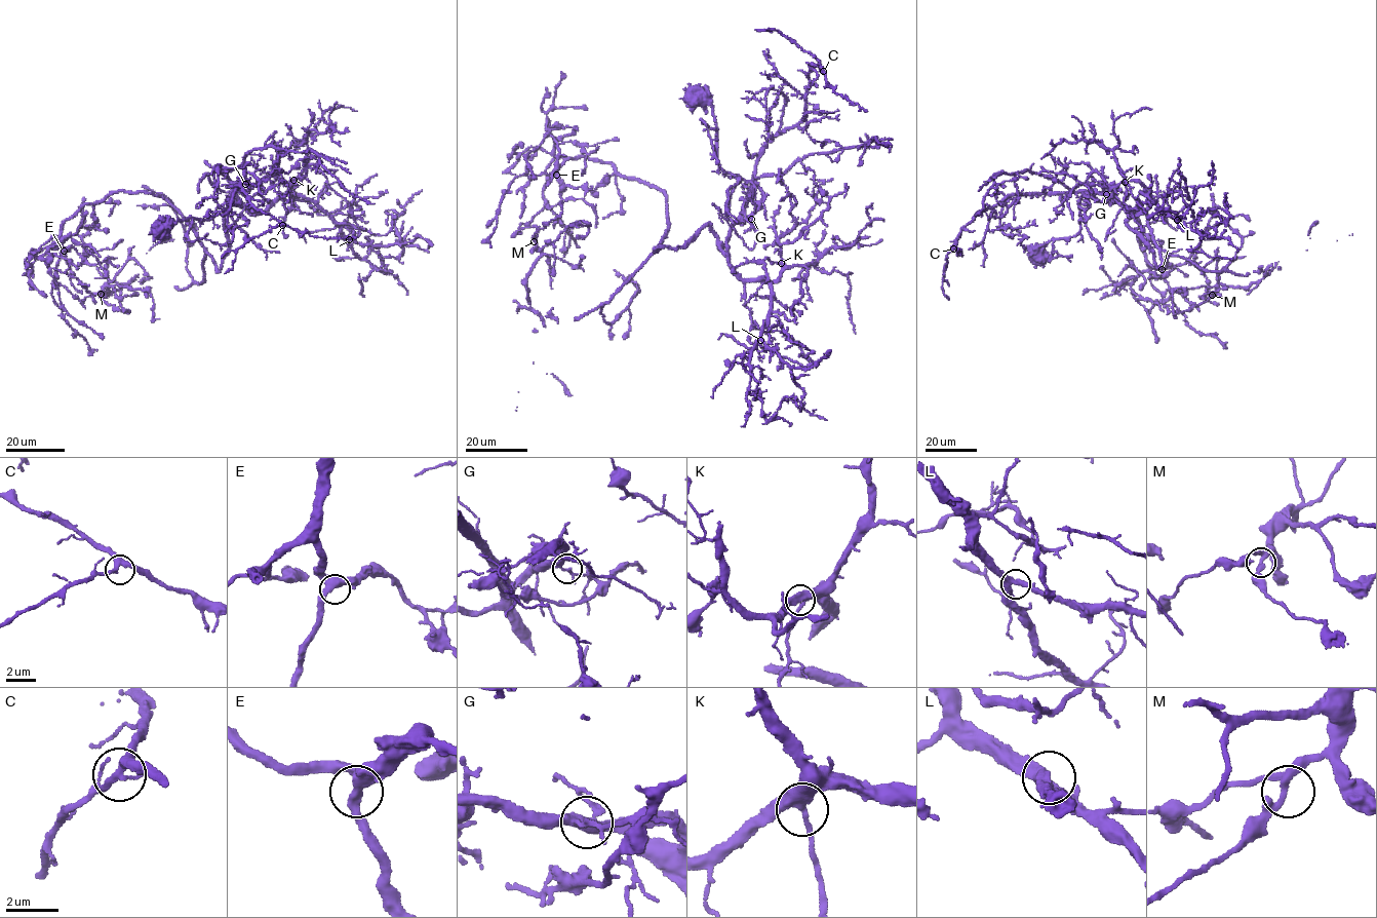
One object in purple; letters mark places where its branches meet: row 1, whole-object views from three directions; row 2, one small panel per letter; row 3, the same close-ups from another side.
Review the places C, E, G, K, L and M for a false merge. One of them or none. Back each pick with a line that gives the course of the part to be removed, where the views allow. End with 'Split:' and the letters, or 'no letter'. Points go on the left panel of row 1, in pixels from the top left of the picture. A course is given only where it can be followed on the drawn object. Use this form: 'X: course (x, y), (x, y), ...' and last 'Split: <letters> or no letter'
G: course (245, 184), (252, 186), (260, 183), (264, 187), (249, 199), (235, 222), (237, 227), (245, 224)
Split: G

